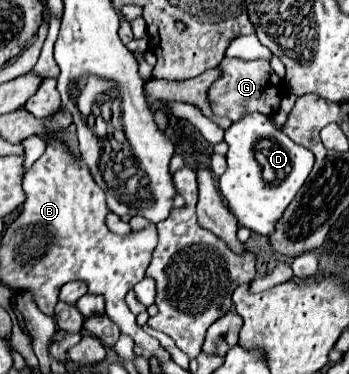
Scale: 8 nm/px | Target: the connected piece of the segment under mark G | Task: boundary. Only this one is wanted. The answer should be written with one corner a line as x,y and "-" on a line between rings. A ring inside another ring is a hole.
225,58
219,68
223,68
223,80
219,80
219,84
215,84
215,88
211,88
209,92
209,100
215,116
227,116
231,122
239,122
253,112
273,116
279,110
281,98
287,94
287,90
283,80
279,78
279,96
277,96
273,86
273,72
267,60
261,58
261,60
245,62
241,58

